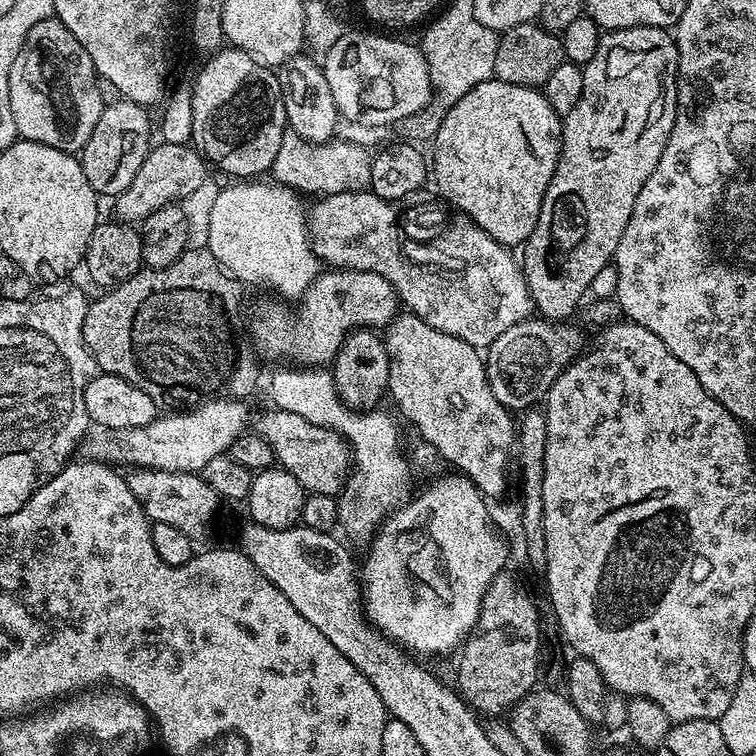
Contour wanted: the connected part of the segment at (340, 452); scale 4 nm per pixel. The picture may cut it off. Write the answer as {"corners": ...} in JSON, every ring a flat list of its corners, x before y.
{"corners":[[271,411,261,418,258,431,262,438,266,438,266,442,270,442,270,450,274,450,276,455,276,464,294,474,305,493,335,497,341,491,350,468,348,441,332,428,306,422,302,414]]}

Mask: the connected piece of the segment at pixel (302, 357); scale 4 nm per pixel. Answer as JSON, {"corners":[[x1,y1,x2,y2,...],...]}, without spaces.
{"corners":[[349,268,321,271,299,300,297,308,264,300,253,310,252,321,247,321,246,328,255,351,263,359,265,356,268,360,289,360,292,366,331,365,350,333,383,329,398,312,398,297,386,278]]}

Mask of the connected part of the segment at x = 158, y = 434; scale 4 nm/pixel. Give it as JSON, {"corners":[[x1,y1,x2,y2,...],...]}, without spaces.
{"corners":[[223,396,201,404,204,405,184,415,158,416,142,427,108,427,91,423,78,444,79,455,109,466,128,464,127,467,142,470,201,473,209,460,231,449,234,438,245,431,248,420,248,410,241,399]]}

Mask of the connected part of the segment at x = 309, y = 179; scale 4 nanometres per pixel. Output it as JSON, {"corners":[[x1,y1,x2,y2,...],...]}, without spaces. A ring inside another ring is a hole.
{"corners":[[285,131,282,146,278,146,278,158,274,158,270,176,277,184,297,193,313,192,319,198,343,192,362,192,369,187,370,166,373,153,364,144,355,144,341,138,331,138,315,144,304,140,298,133]]}

